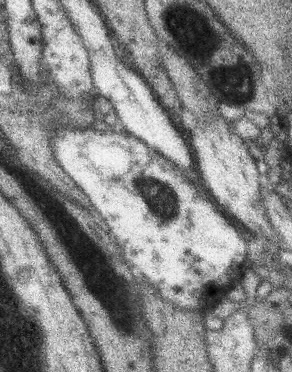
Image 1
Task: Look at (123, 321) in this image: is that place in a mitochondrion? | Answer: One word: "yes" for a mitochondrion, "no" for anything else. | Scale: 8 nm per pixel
no

